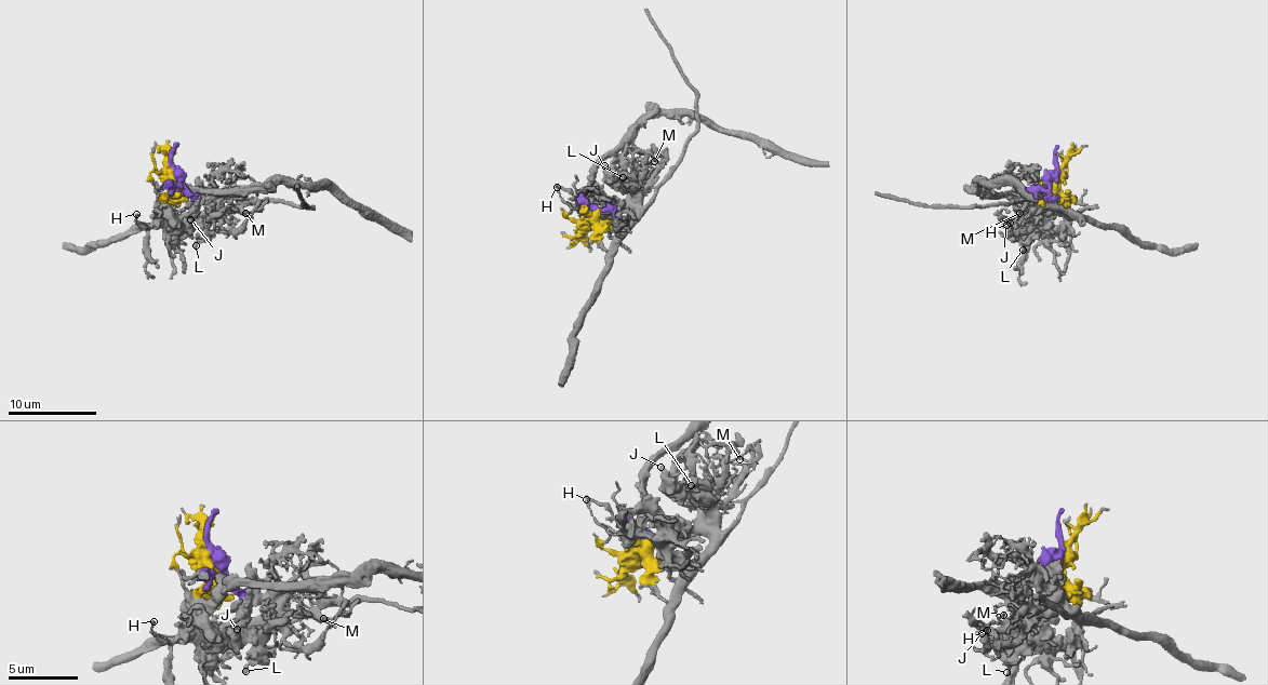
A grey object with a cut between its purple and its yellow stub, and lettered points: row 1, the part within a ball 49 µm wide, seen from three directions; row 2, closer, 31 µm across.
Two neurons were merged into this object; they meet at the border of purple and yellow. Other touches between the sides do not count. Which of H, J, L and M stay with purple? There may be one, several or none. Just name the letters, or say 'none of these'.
J, L, M

